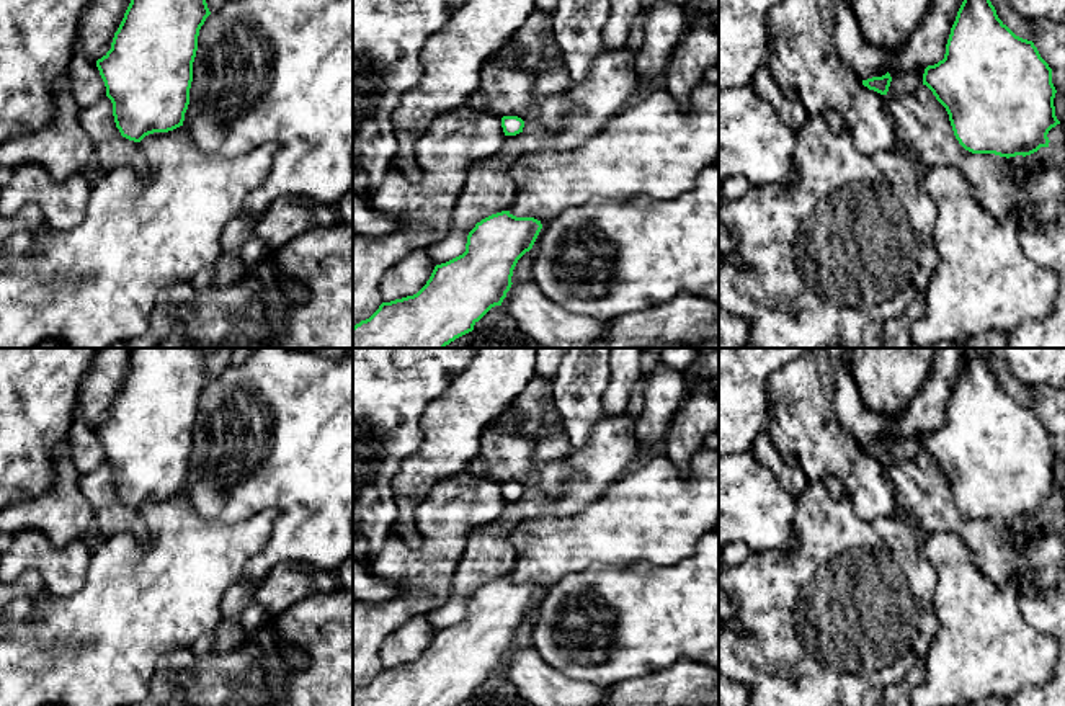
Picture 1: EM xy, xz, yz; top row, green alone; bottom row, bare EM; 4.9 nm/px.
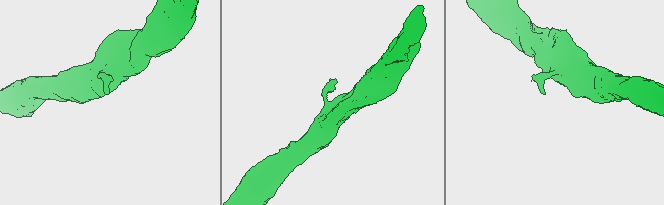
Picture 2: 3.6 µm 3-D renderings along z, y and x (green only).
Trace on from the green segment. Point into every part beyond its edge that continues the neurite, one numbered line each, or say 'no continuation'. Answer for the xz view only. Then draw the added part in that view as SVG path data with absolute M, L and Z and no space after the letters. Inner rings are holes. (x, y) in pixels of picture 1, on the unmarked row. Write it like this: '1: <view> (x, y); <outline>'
no continuation

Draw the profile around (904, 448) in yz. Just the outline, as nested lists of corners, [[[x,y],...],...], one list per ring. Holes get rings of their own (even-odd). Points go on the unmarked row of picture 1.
[[[926,433],[913,436],[892,435],[889,436],[892,448],[885,462],[915,461],[918,453],[923,451],[923,440]]]

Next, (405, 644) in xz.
[[[418,614],[408,619],[385,637],[379,652],[382,668],[417,660],[430,646],[434,632],[428,614]]]

